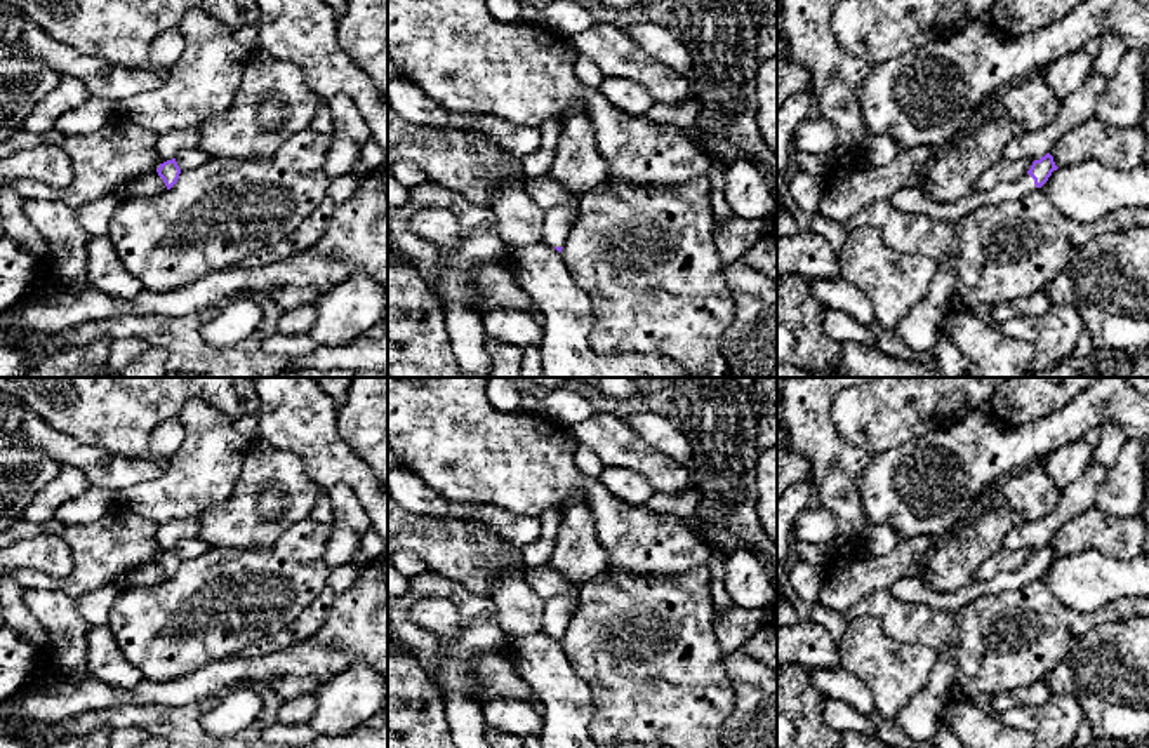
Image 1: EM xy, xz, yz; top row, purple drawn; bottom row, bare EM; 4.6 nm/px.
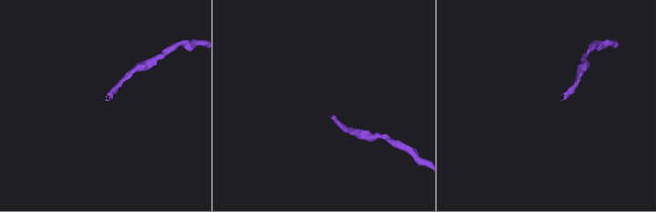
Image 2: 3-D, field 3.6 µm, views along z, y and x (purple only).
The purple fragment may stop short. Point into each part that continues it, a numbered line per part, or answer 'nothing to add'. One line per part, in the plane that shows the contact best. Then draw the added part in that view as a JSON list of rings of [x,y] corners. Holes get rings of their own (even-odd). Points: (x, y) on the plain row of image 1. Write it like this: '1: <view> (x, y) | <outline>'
1: yz (911, 590) | [[[1024,564],[1013,572],[1001,572],[986,583],[965,584],[958,591],[940,593],[928,588],[920,578],[911,576],[899,579],[888,591],[906,604],[925,604],[932,609],[947,611],[961,607],[977,597],[1000,593],[1003,590],[1017,590],[1033,579],[1036,579],[1034,569]]]

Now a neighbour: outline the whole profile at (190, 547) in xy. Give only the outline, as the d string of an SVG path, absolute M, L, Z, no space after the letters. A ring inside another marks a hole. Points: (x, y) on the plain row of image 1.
M184 538L177 546L176 551L181 560L196 558L209 550L203 539L200 538Z

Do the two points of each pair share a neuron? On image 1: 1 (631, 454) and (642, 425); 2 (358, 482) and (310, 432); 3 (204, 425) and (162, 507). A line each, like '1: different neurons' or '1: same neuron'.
1: different neurons
2: same neuron
3: same neuron

